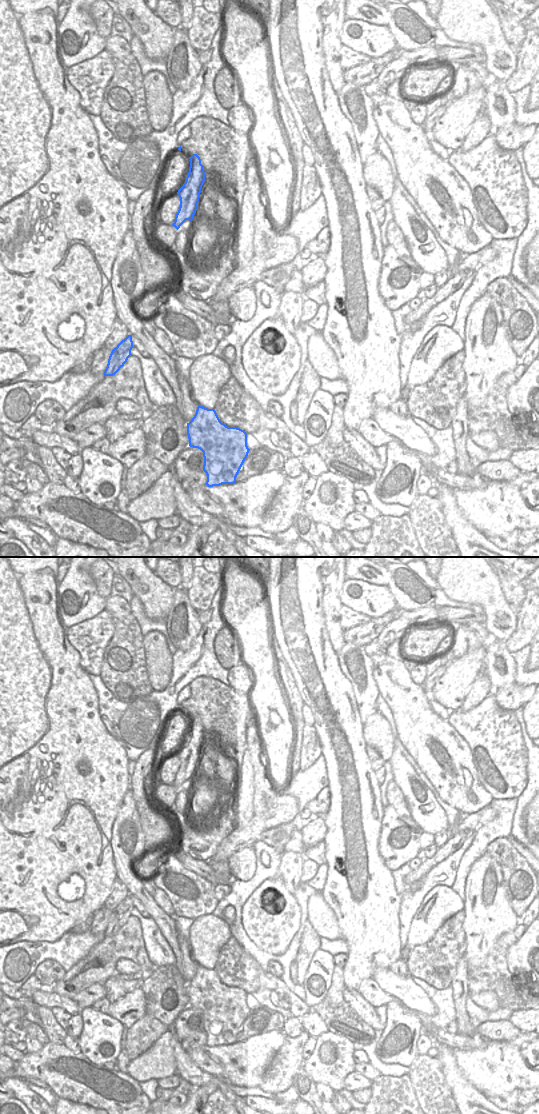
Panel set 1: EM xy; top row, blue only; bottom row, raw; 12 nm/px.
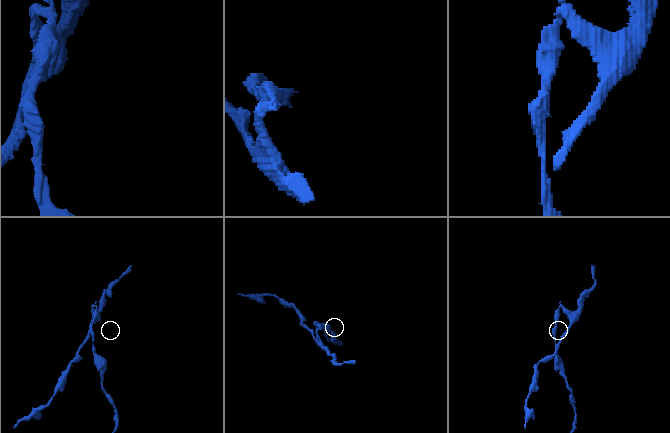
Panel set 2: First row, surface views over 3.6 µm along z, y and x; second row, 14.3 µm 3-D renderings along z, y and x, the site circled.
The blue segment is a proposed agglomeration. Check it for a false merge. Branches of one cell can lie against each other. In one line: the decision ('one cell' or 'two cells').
two cells

